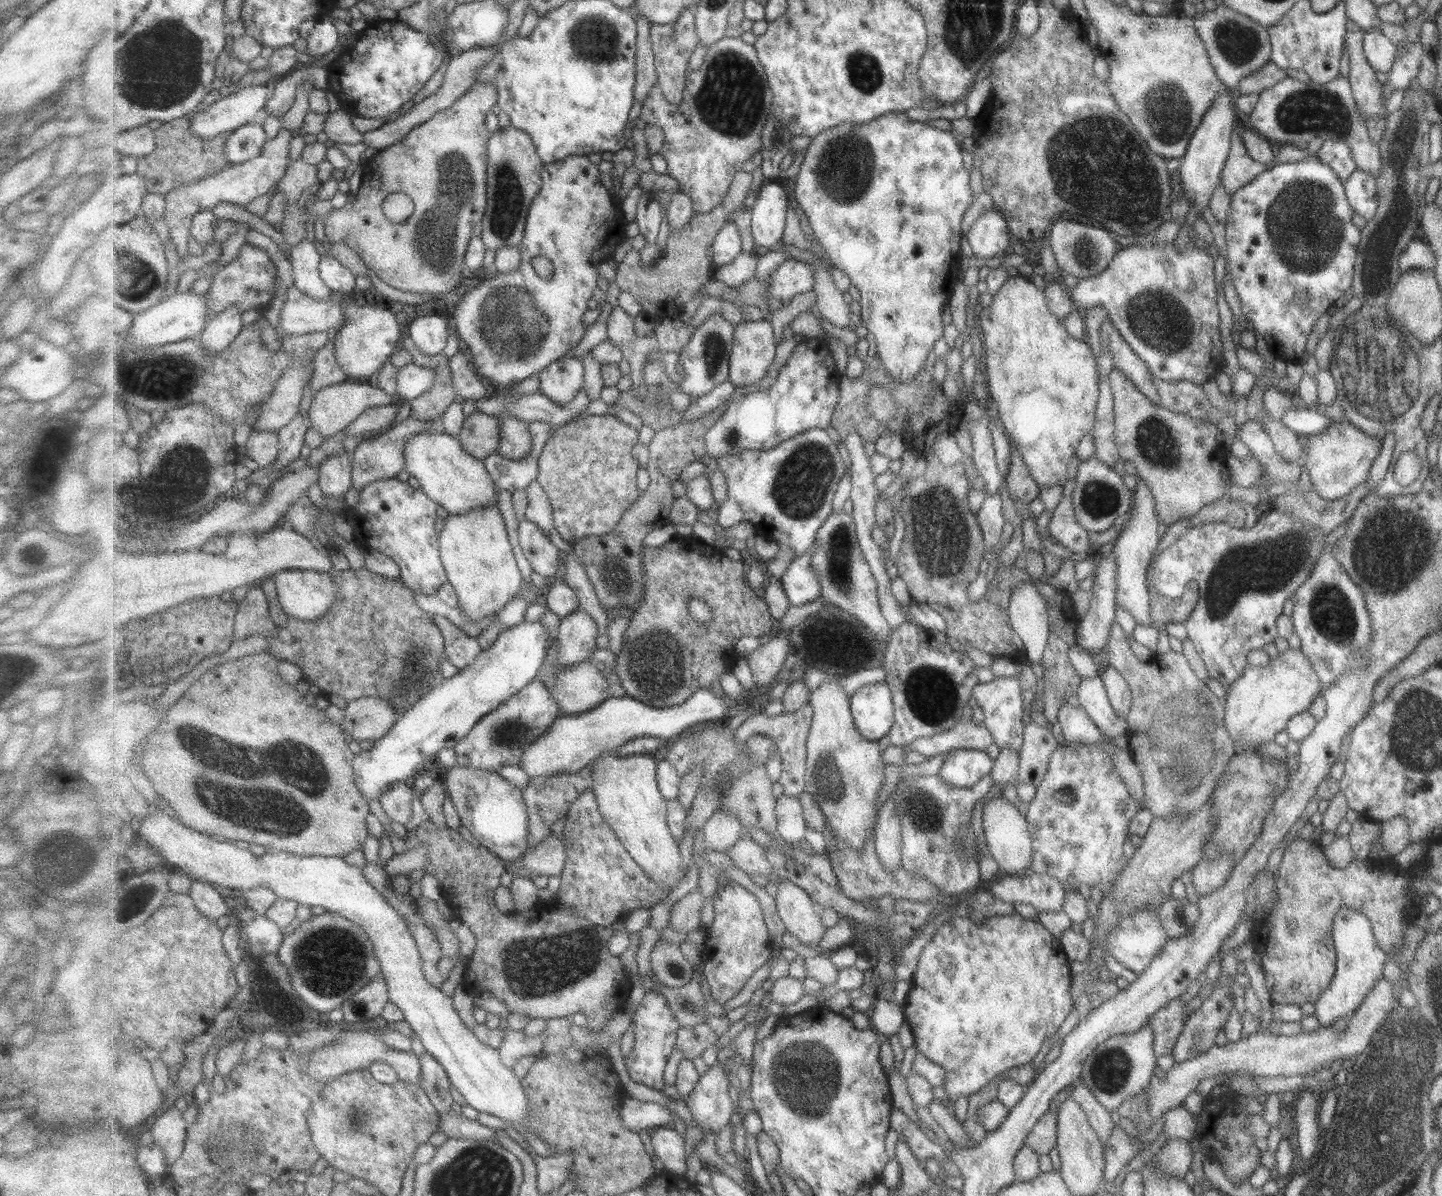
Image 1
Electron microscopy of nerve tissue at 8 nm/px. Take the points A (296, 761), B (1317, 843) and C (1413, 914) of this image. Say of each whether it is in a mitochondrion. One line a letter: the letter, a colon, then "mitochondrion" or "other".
A: mitochondrion
B: other
C: other

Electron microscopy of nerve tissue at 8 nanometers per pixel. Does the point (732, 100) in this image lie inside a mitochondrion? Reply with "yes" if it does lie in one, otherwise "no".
yes

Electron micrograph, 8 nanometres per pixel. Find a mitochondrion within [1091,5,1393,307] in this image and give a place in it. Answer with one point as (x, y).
(1304, 227)

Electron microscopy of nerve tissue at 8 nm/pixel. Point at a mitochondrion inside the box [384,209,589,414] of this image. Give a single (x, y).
(512, 329)

